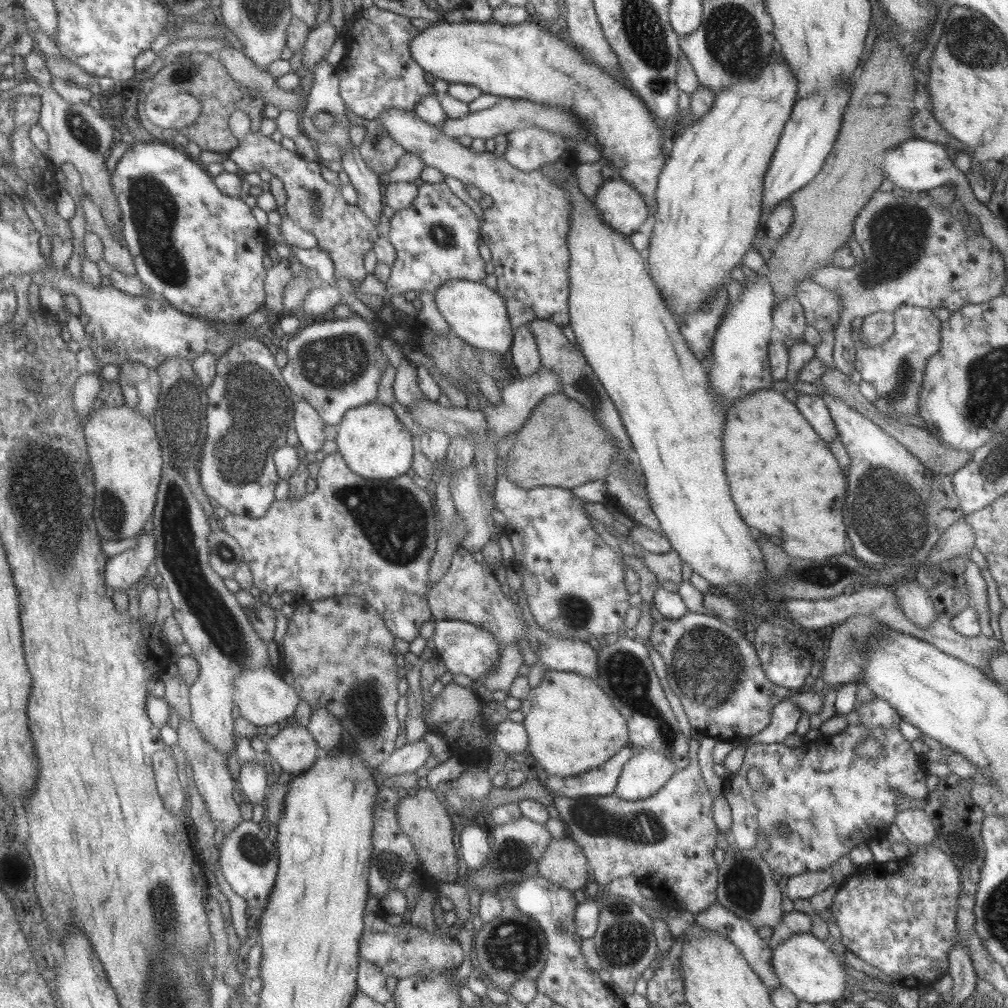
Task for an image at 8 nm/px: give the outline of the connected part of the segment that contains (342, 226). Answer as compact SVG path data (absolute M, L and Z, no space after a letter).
M241 109L231 113L228 128L231 135L237 139L237 146L228 153L228 159L237 165L242 174L266 170L277 177L283 183L286 194L285 217L317 239L316 247L327 252L331 259L334 278L339 279L343 276L349 281L363 280L366 272L362 260L378 238L377 230L368 216L363 214L357 205L347 203L341 197L340 190L321 177L316 162L303 160L301 156L286 151L281 144L274 143L267 136L261 136L259 132L251 132L249 117Z

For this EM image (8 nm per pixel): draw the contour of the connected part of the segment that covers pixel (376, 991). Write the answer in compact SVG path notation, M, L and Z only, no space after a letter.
M359 959L357 965L356 985L359 991L369 996L379 1004L389 1002L389 992L385 987L385 976L376 964L365 959Z

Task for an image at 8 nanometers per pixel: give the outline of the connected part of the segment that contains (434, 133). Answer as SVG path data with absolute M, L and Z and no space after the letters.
M397 108L383 110L377 121L383 131L407 153L417 154L425 166L437 169L443 176L459 180L463 185L471 184L484 195L491 196L492 212L485 213L480 222L480 238L491 252L490 262L493 263L495 275L495 291L507 300L517 300L532 310L535 319L543 319L558 327L568 325L568 294L569 281L567 276L569 255L565 238L569 232L567 190L559 188L552 180L539 170L523 173L509 165L503 156L495 157L493 152L473 154L469 147L459 145L457 139L449 138L436 126L426 124L414 116L413 112L403 112Z

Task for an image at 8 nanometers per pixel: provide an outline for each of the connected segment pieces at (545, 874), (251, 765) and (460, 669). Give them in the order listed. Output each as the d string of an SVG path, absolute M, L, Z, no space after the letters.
M569 836L552 838L537 862L537 874L565 890L574 892L590 881L588 863L580 846Z
M252 760L240 765L240 773L237 776L238 788L245 794L247 802L251 805L264 803L268 791L267 774L260 761Z
M434 620L433 623L435 624L432 634L434 654L443 661L447 671L452 674L463 674L472 681L477 681L495 667L501 647L483 627L461 620Z

